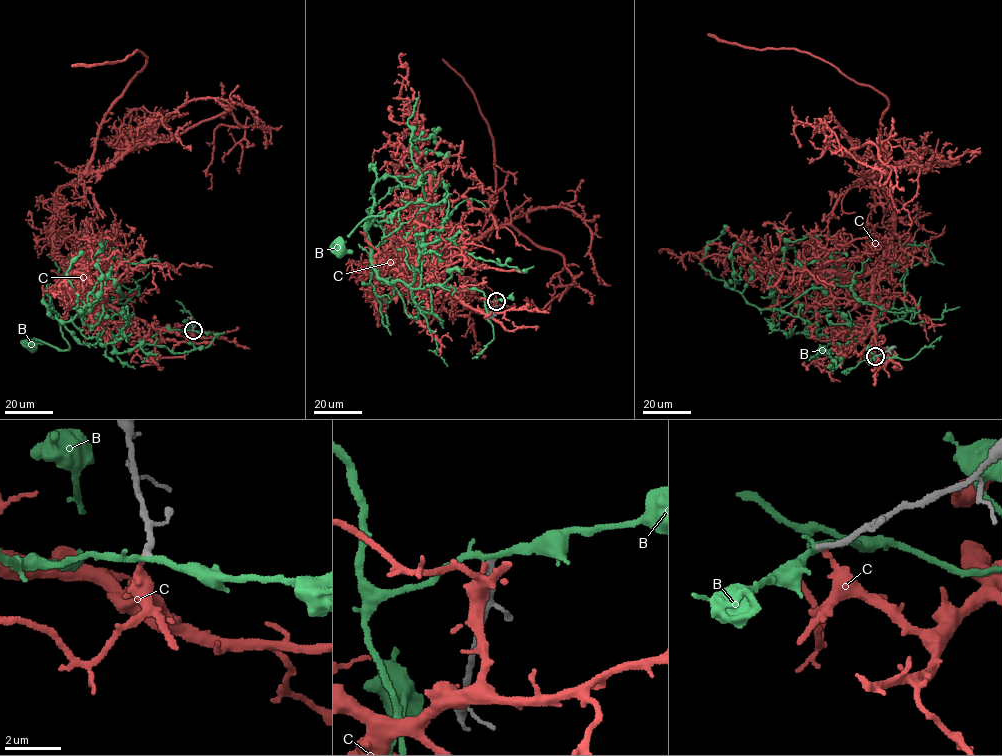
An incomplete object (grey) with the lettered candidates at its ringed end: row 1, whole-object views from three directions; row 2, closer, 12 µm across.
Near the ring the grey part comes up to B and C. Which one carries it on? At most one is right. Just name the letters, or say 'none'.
none

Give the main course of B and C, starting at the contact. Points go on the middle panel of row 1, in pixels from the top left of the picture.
B: (495, 301), (486, 303), (480, 291), (381, 280), (366, 229), (383, 211), (366, 218), (342, 250)
C: (495, 301), (483, 314), (405, 272), (369, 276), (424, 243), (510, 225), (572, 278), (525, 307)

